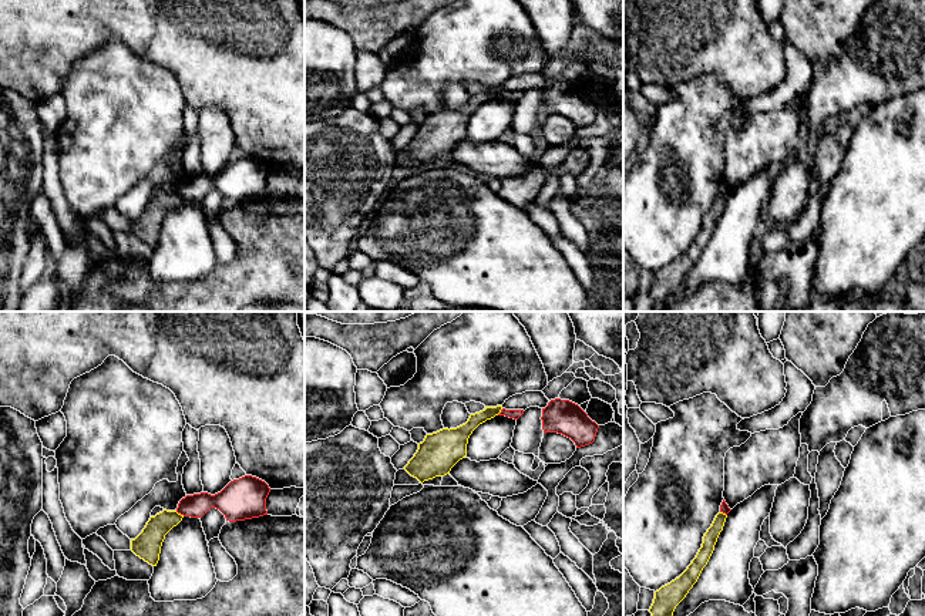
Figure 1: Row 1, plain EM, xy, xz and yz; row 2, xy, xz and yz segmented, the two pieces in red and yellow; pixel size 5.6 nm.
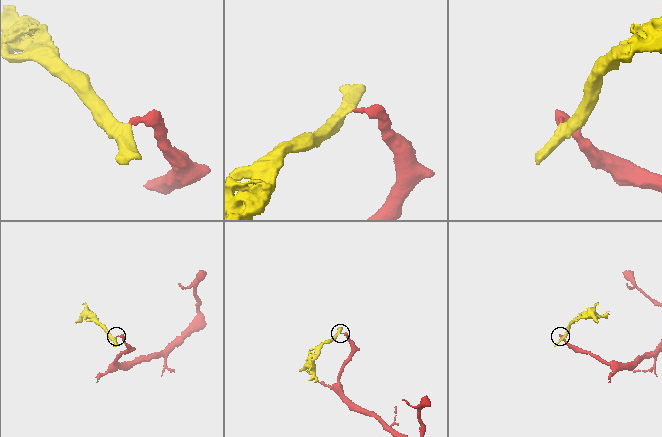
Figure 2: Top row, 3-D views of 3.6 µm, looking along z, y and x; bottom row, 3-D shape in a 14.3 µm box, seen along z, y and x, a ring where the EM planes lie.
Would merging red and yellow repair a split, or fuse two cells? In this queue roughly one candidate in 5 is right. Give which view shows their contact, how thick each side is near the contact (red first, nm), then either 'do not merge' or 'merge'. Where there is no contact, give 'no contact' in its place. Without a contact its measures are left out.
contact in xy; calibres 140 and 150 nm; do not merge

